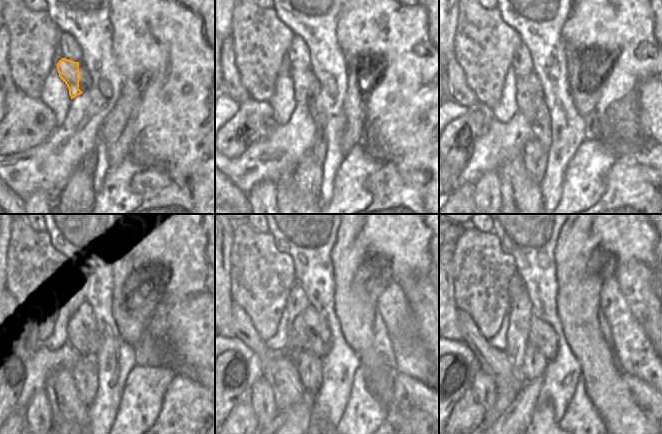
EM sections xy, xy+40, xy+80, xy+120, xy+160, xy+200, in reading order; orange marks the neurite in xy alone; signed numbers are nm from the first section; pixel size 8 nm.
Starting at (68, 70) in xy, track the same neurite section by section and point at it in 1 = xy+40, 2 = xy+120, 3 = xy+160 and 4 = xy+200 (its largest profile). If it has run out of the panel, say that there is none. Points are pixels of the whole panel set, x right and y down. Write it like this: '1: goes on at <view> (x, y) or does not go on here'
1: goes on at xy+40 (306, 87)
2: goes on at xy+120 (84, 336)
3: goes on at xy+160 (317, 340)
4: goes on at xy+200 (541, 334)

